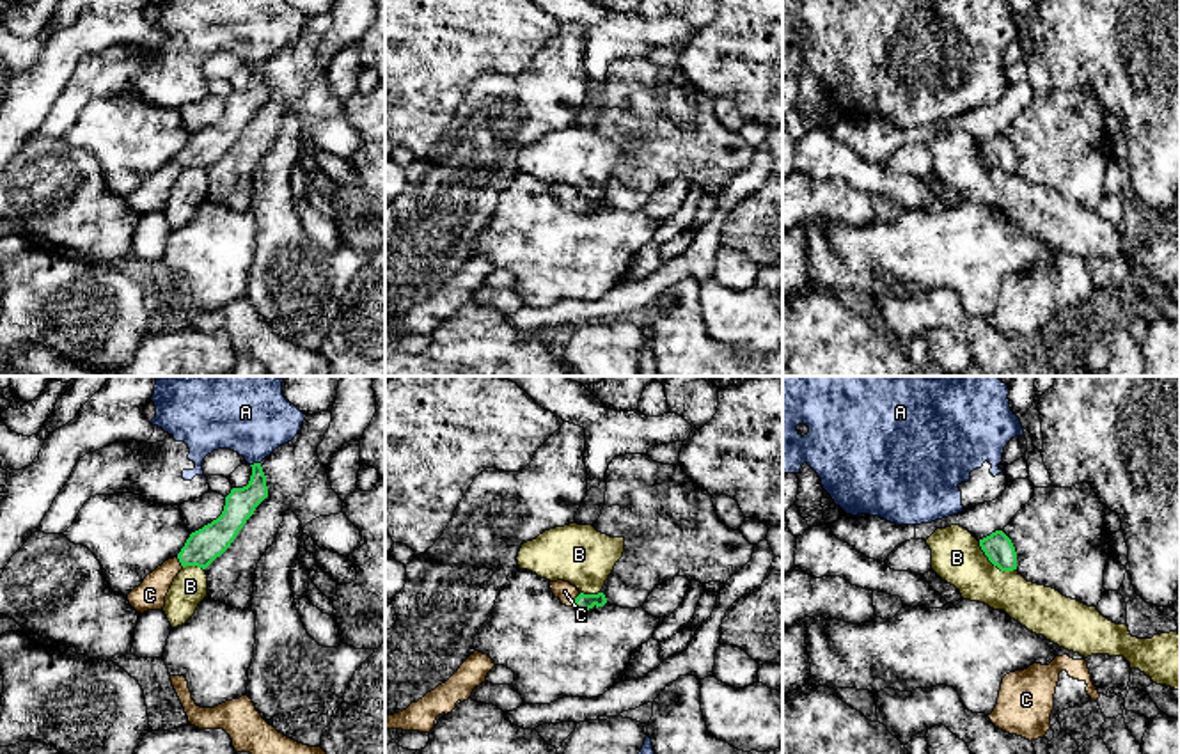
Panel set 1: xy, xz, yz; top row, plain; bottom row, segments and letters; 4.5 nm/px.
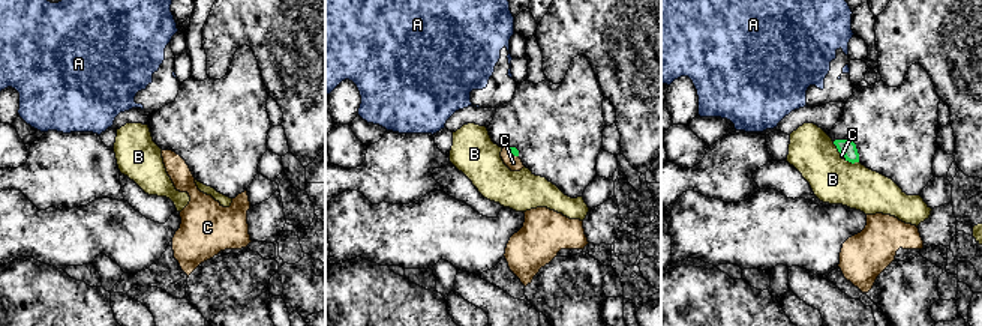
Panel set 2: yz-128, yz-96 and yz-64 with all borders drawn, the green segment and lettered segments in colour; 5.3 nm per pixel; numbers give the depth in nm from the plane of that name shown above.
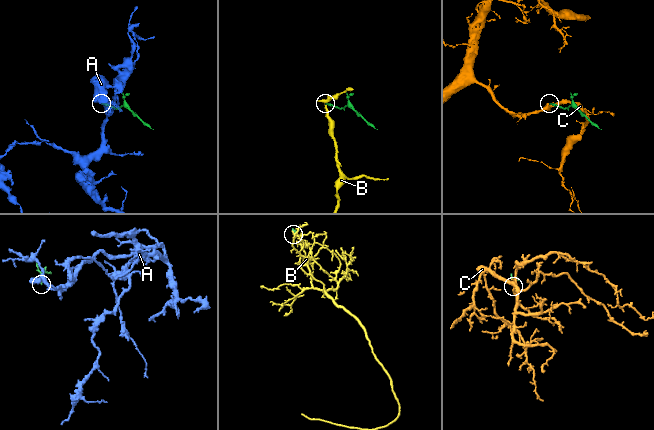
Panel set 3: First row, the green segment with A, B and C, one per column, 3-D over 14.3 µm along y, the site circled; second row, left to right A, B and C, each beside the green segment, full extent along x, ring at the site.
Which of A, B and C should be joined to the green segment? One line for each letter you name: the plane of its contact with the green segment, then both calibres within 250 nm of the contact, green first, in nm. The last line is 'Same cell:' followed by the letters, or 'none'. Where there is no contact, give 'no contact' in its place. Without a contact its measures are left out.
C: contact in xz; calibres 80 and 90 nm
Same cell: C

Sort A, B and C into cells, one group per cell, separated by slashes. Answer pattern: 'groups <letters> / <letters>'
groups A / B / C

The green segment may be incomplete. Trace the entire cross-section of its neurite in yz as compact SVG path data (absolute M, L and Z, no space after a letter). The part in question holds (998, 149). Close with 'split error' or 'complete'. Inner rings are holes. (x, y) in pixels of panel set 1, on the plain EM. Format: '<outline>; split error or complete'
M995 133L990 138L979 142L979 149L988 163L1001 174L1017 172L1017 154L1011 142L1003 135Z; complete

